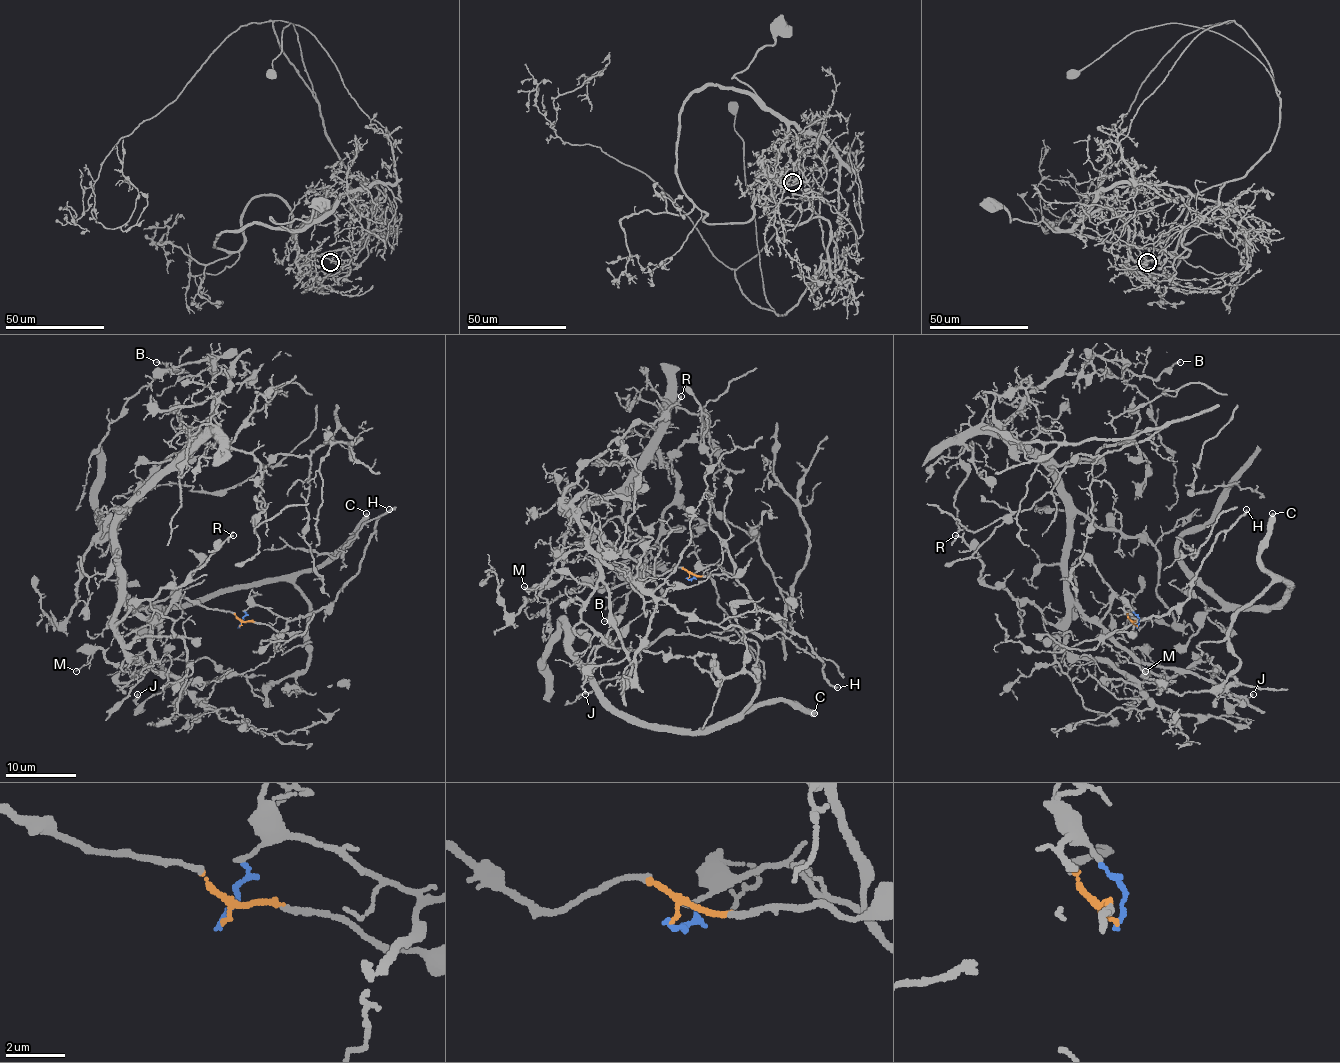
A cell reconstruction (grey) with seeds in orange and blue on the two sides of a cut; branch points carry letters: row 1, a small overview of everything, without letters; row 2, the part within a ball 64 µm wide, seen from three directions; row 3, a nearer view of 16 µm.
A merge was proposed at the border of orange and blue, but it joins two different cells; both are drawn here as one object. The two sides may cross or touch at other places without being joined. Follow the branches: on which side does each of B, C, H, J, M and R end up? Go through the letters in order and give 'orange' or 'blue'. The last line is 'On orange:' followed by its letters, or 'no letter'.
B: orange
C: orange
H: blue
J: orange
M: orange
R: orange
On orange: B, C, J, M, R

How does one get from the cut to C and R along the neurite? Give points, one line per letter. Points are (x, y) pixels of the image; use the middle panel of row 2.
C: (688, 579), (604, 541), (581, 618), (609, 646), (755, 669), (743, 714), (773, 701), (814, 714)
R: (688, 579), (682, 568), (654, 575), (563, 507), (565, 491), (581, 470), (636, 422), (654, 424), (681, 395)

